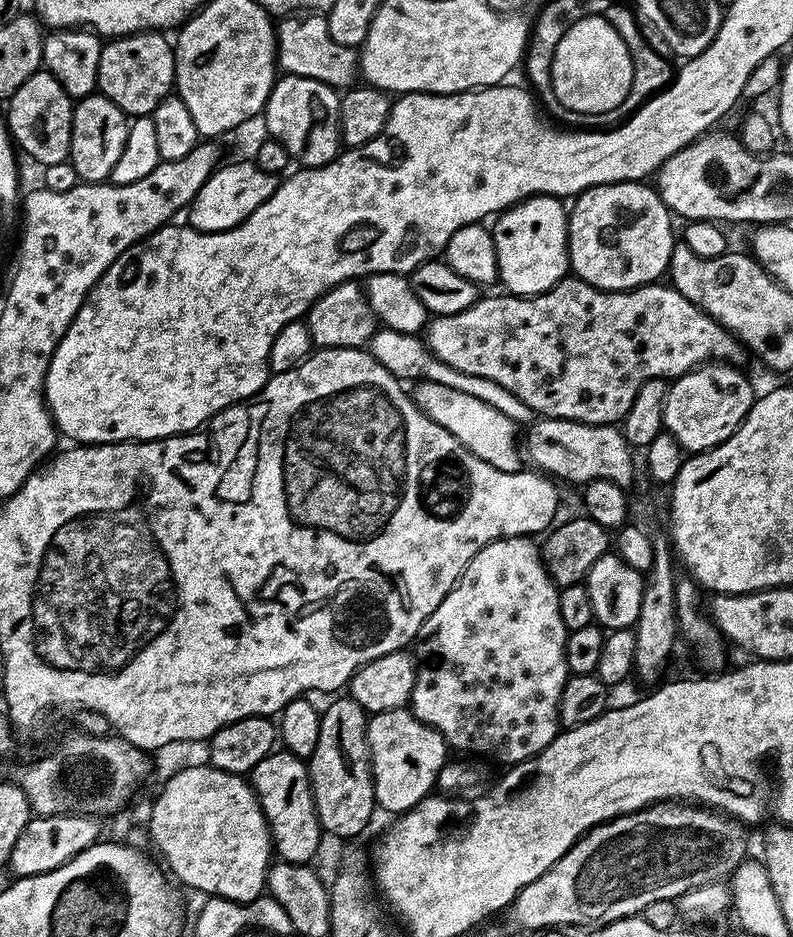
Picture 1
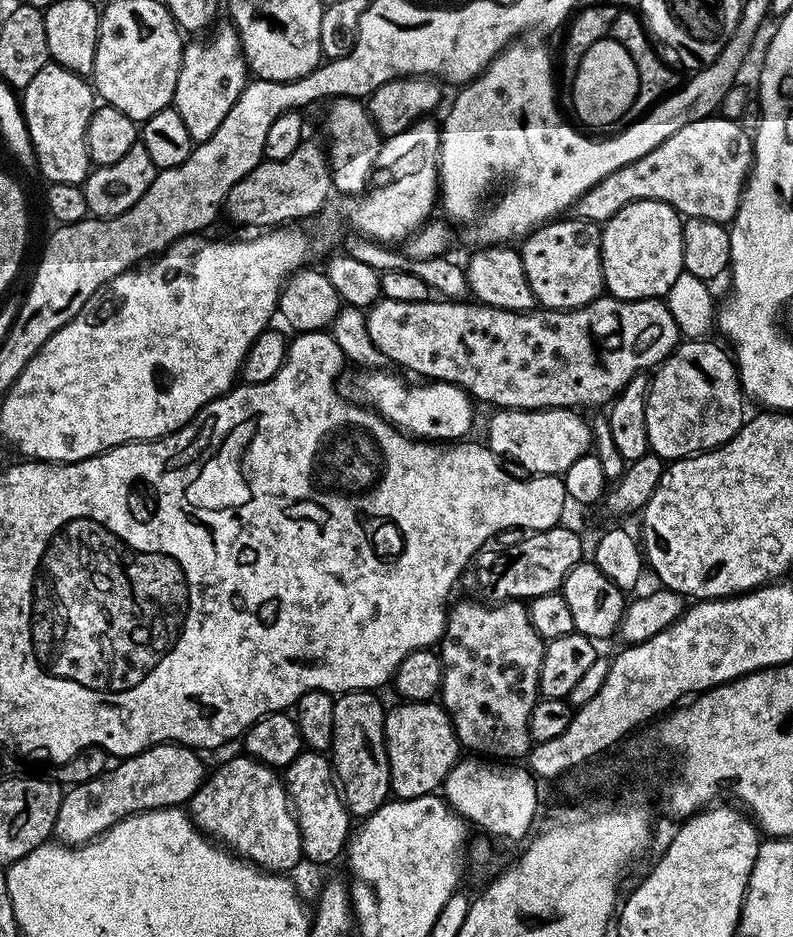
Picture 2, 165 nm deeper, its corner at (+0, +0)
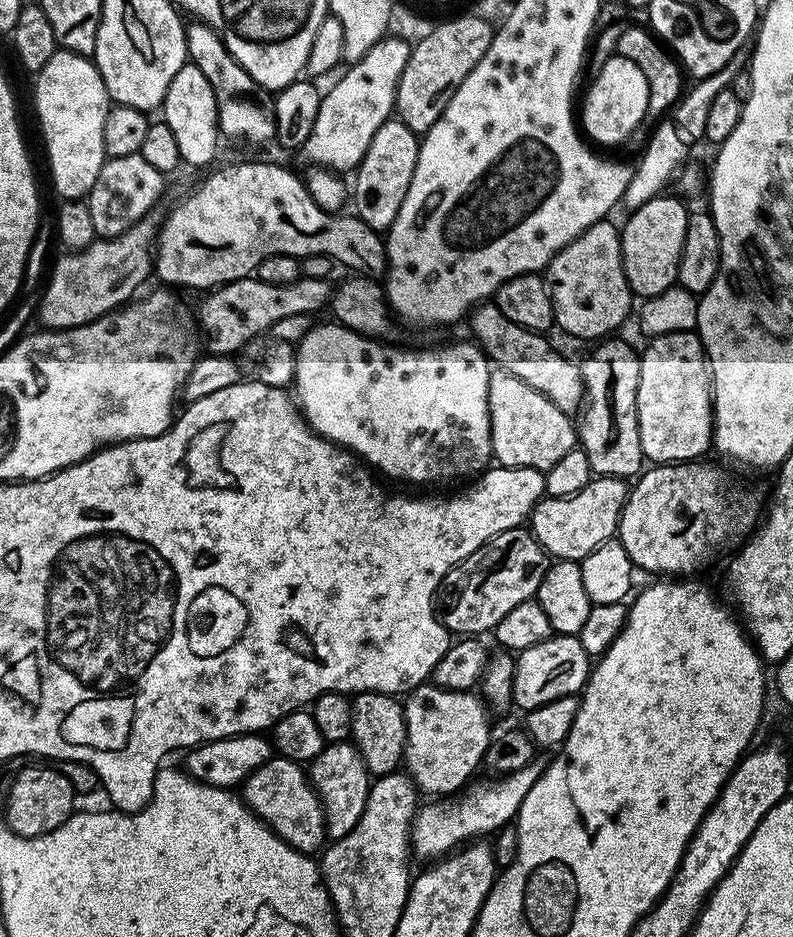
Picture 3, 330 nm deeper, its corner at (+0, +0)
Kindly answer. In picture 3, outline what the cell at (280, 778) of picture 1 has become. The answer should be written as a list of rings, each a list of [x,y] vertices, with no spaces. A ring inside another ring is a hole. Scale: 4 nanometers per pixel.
[[[339,740],[336,744],[325,743],[322,754],[311,760],[306,771],[324,811],[324,831],[327,839],[333,841],[346,838],[346,834],[350,834],[350,830],[358,826],[362,810],[366,810],[370,773],[362,754],[348,740]]]

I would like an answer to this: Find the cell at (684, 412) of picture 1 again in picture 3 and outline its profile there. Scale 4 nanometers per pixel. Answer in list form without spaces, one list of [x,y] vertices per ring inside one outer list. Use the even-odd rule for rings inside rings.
[[[695,331],[666,333],[653,336],[648,340],[648,349],[640,352],[640,373],[638,374],[638,434],[642,438],[642,450],[649,461],[656,464],[674,464],[677,462],[696,462],[712,443],[712,373],[708,357],[704,355],[704,344]]]

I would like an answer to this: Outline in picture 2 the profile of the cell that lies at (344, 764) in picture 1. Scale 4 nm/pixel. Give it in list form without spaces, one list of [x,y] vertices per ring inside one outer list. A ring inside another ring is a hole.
[[[372,690],[342,692],[334,699],[334,738],[330,749],[332,771],[353,817],[363,818],[378,810],[390,796],[392,783],[388,751],[384,745],[386,704]]]

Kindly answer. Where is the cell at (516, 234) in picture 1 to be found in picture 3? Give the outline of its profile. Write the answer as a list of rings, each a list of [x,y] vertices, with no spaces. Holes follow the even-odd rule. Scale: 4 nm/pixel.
[[[605,218],[591,224],[565,248],[559,248],[546,269],[555,327],[580,340],[596,342],[615,333],[612,331],[634,312],[634,293],[624,274],[624,263],[620,257],[620,228],[610,221]]]

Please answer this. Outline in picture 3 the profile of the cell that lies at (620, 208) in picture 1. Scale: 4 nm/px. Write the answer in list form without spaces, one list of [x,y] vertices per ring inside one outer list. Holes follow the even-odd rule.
[[[658,195],[646,202],[646,206],[635,209],[629,215],[632,217],[620,228],[620,257],[624,263],[624,274],[633,293],[640,298],[658,296],[677,283],[678,262],[690,212],[684,209],[682,201],[668,195]]]

